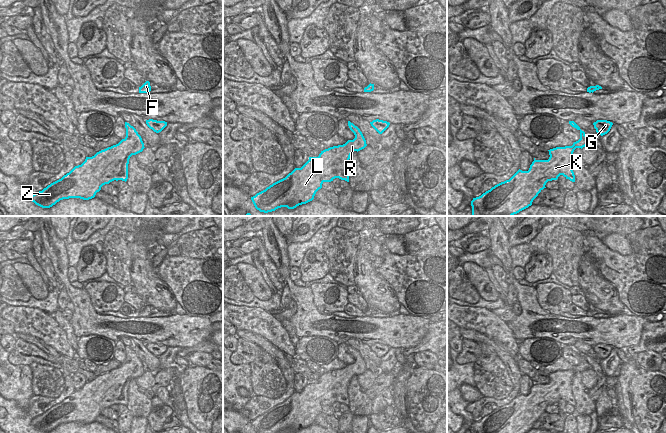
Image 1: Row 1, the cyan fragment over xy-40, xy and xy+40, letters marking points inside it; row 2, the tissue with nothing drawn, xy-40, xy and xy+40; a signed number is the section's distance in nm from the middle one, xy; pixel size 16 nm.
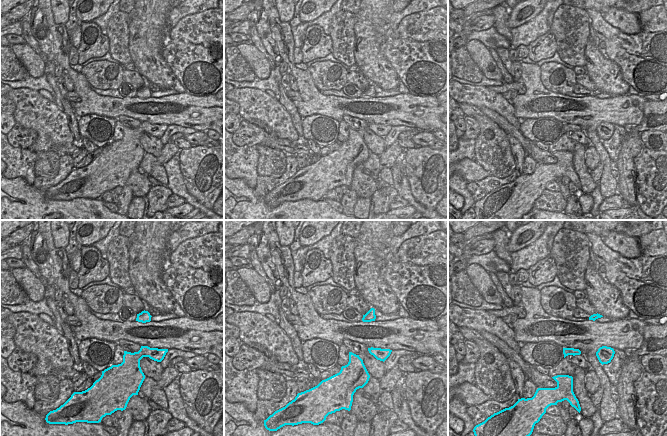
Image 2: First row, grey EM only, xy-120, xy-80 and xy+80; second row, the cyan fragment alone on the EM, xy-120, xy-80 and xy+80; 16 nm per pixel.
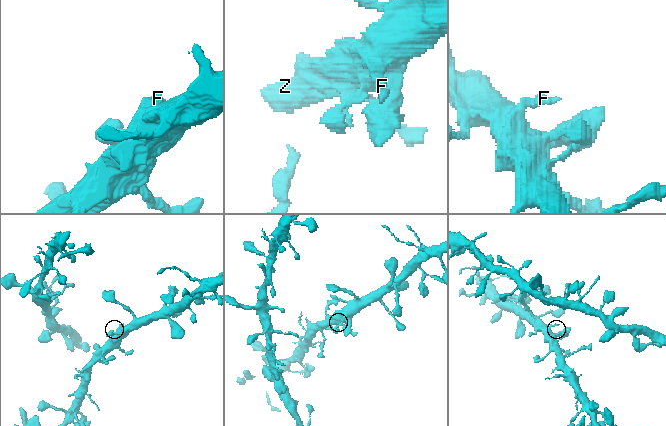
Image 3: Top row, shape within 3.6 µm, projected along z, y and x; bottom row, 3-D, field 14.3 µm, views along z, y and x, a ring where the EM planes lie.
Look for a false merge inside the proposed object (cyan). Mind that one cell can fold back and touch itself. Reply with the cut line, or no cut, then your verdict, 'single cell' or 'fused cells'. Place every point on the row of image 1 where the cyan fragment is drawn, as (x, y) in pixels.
cut none; single cell

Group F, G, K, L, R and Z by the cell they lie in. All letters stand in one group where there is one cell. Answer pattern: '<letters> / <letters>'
F G K L R Z

